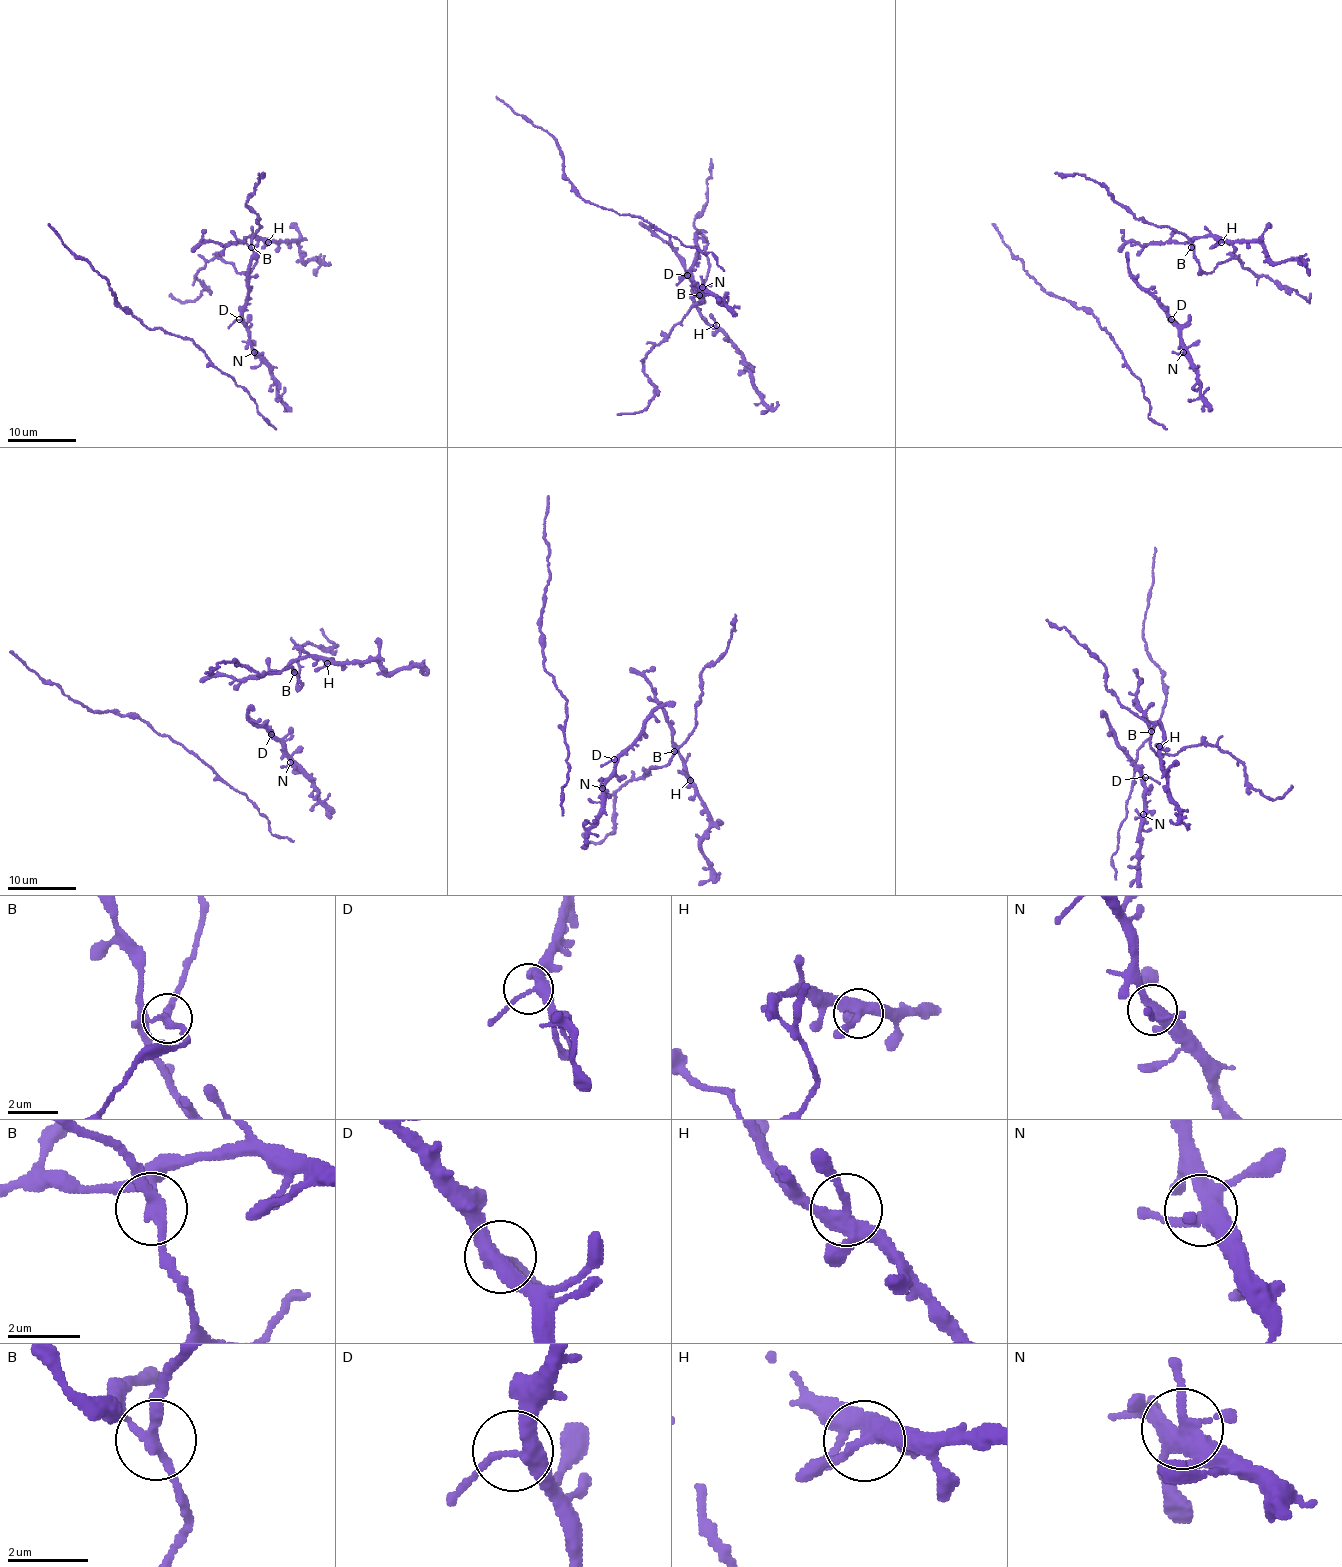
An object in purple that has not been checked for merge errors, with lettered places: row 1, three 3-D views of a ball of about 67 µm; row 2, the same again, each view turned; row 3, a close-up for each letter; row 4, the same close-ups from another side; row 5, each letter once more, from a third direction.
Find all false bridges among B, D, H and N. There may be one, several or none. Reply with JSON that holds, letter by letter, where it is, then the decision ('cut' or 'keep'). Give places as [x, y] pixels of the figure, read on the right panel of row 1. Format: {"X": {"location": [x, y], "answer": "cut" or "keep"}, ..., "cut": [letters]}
{"B": {"location": [1191, 247], "answer": "cut"}, "D": {"location": [1171, 319], "answer": "keep"}, "H": {"location": [1221, 242], "answer": "keep"}, "N": {"location": [1183, 352], "answer": "keep"}, "cut": ["B"]}

